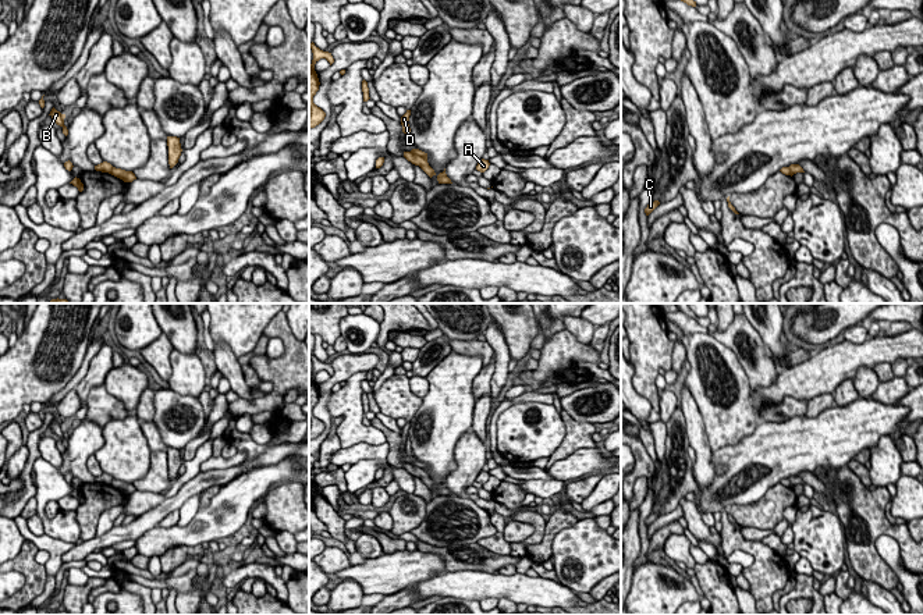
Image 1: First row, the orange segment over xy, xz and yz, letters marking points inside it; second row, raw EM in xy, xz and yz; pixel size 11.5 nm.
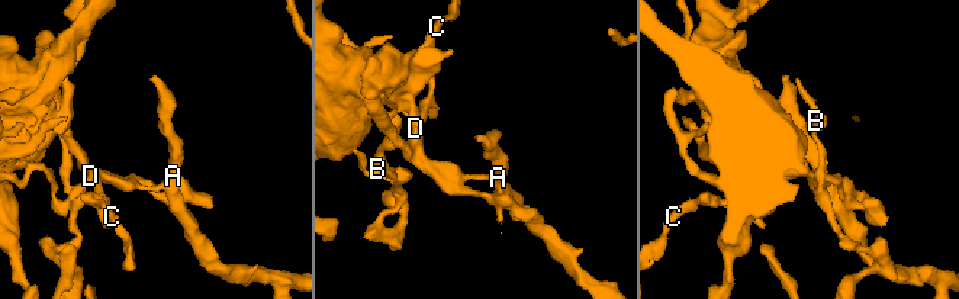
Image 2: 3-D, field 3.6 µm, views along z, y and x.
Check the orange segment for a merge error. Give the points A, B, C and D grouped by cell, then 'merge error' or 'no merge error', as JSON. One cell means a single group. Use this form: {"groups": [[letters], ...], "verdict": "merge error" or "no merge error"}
{"groups": [["A"], ["B", "C", "D"]], "verdict": "merge error"}

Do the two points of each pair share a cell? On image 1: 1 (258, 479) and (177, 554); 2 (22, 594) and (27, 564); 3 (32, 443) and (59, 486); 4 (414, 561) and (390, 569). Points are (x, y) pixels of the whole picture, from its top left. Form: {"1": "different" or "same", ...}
{"1": "different", "2": "same", "3": "different", "4": "same"}

